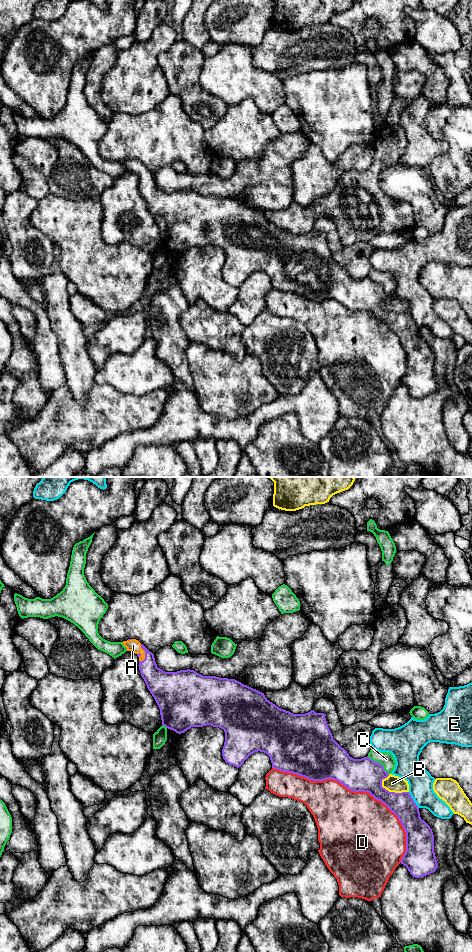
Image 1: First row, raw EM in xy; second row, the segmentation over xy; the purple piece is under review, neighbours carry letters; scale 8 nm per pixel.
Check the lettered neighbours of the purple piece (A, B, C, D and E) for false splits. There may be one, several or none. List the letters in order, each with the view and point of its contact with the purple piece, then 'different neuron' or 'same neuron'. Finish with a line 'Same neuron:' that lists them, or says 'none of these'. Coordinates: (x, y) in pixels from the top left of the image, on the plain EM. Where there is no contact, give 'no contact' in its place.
A: meets purple in xy at (145, 173); same neuron
B: meets purple in xy at (392, 312); different neuron
C: meets purple in xy at (379, 283); different neuron
D: meets purple in xy at (357, 311); different neuron
E: meets purple in xy at (413, 320); different neuron
Same neuron: A

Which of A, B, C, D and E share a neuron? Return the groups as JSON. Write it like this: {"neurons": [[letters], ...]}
{"neurons": [["A"], ["B"], ["C"], ["D"], ["E"]]}

